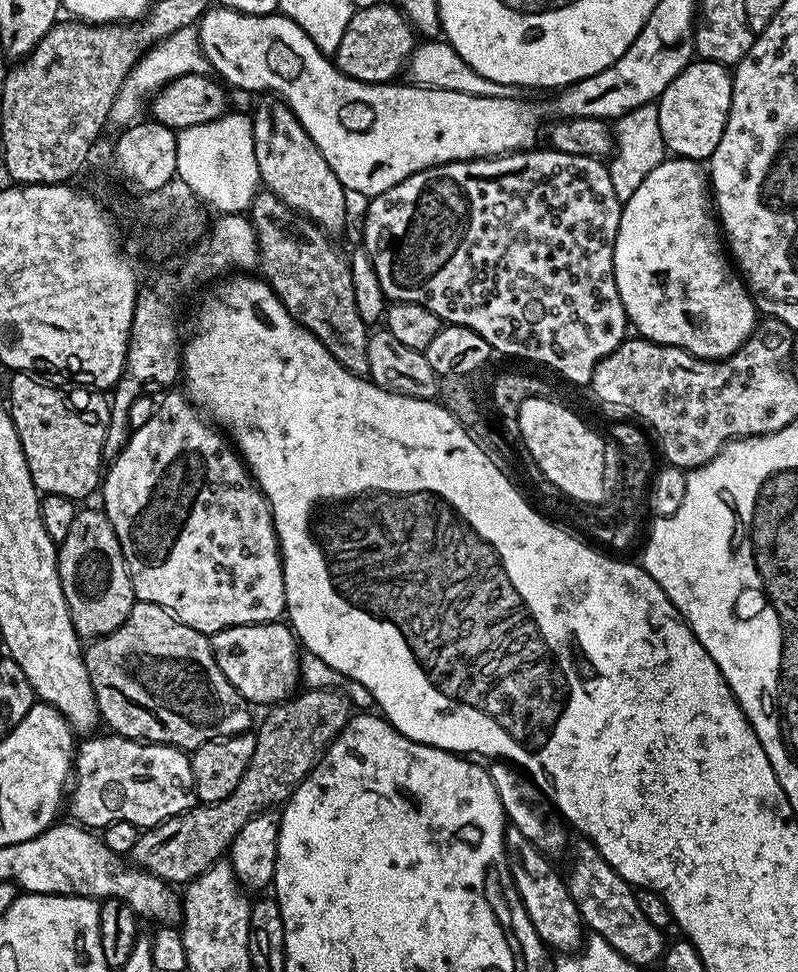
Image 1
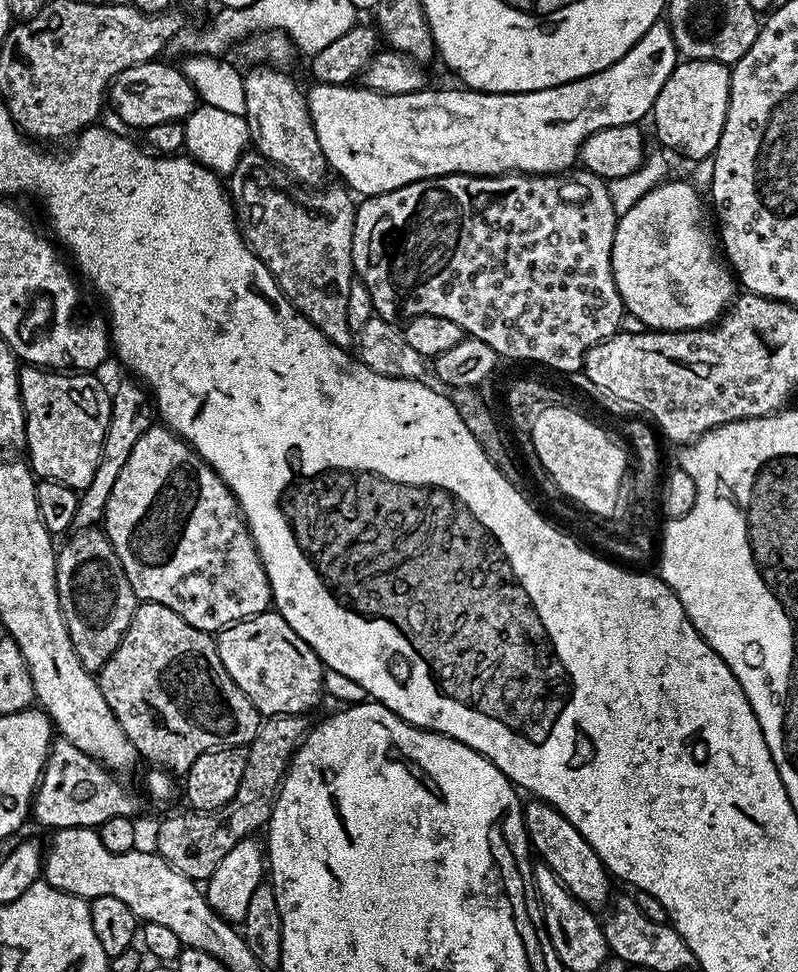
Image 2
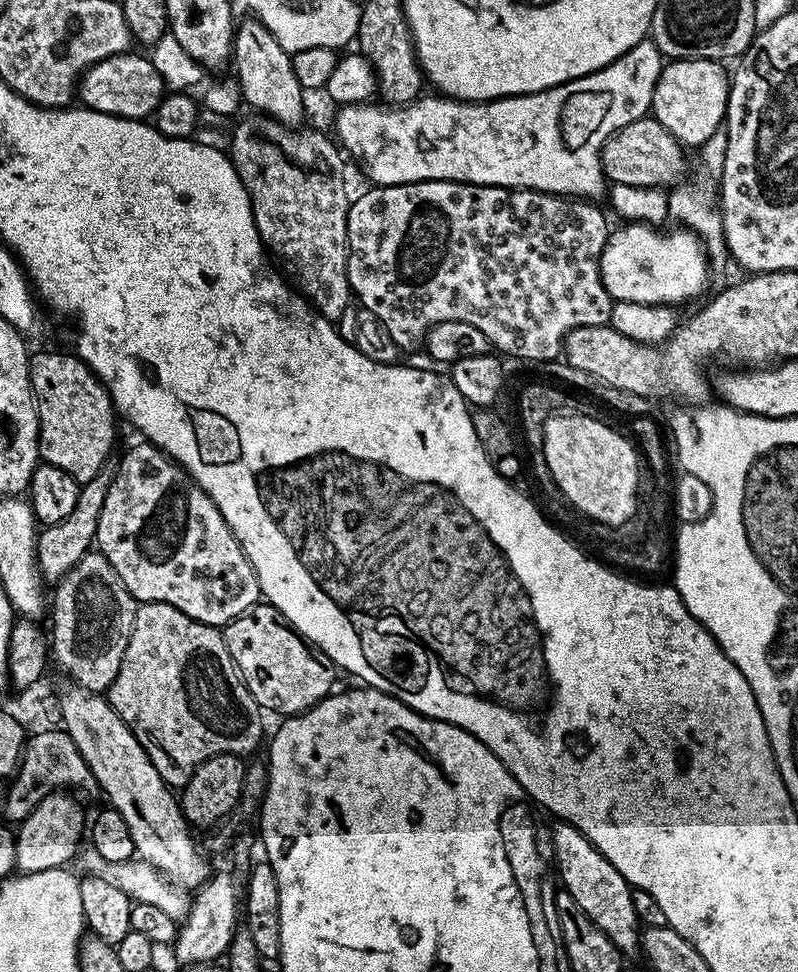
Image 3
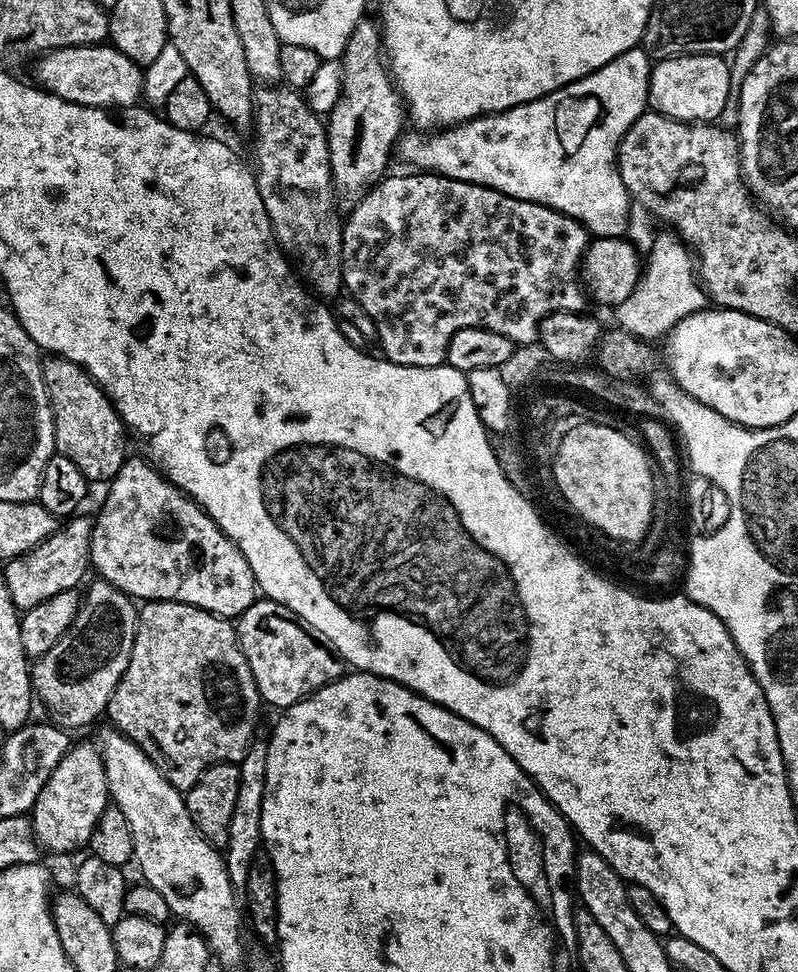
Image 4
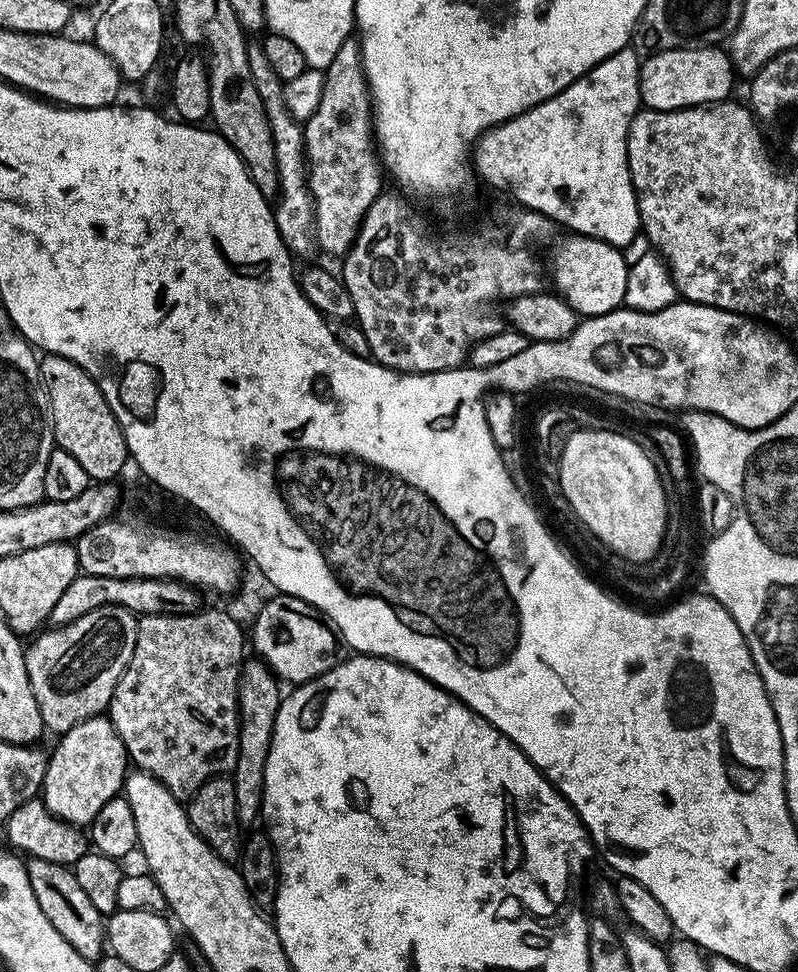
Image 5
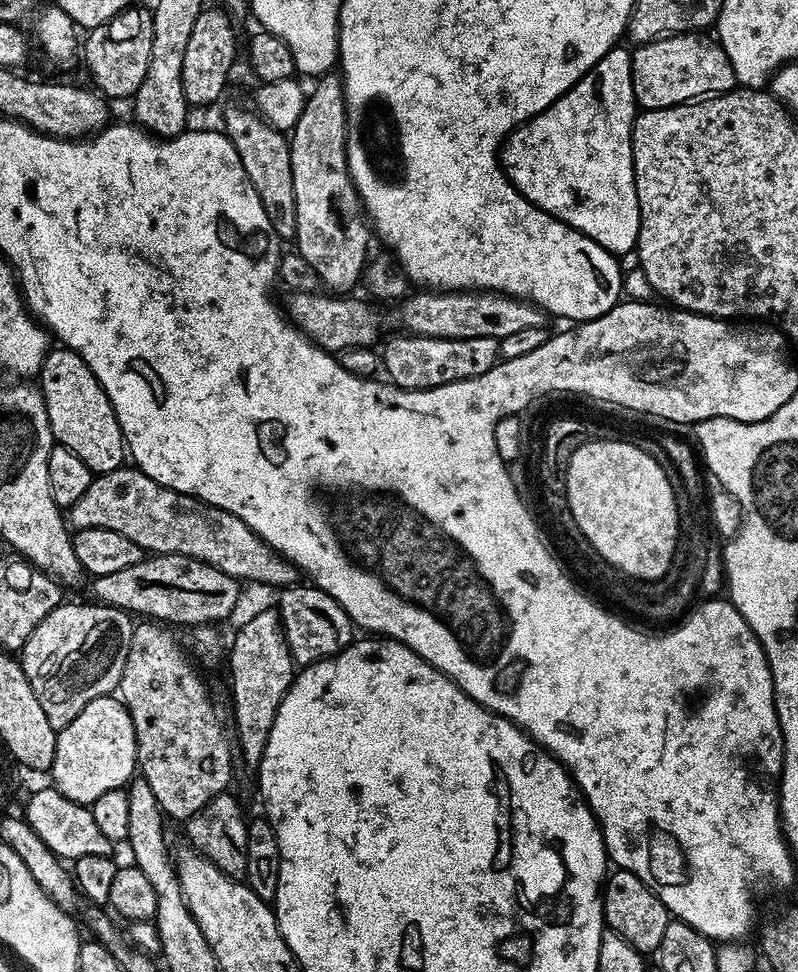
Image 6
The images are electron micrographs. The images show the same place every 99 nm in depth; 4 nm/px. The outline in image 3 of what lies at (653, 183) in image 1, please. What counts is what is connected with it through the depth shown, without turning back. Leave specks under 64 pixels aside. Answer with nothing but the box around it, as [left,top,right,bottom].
[600,222,710,306]

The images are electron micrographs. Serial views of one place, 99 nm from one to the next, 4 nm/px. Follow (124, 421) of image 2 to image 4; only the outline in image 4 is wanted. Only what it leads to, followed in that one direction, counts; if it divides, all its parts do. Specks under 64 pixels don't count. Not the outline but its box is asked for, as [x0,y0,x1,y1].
[2,514,93,610]

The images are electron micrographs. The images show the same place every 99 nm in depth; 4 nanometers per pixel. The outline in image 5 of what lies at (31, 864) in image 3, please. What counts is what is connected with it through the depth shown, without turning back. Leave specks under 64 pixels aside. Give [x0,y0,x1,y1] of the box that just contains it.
[42,714,130,826]

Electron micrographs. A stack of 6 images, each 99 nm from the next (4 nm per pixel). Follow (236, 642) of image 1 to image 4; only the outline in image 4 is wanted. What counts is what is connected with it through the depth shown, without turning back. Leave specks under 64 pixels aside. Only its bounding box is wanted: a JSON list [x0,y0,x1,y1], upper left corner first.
[236,599,346,710]

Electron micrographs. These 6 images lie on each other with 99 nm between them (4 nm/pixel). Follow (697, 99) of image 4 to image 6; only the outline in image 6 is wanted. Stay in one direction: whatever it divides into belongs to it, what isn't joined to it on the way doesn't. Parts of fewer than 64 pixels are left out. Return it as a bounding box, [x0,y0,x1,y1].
[632,34,737,109]

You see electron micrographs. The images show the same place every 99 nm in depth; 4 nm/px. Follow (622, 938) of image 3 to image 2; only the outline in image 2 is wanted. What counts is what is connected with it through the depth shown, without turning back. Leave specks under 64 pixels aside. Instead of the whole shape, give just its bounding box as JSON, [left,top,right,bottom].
[524,798,612,913]

